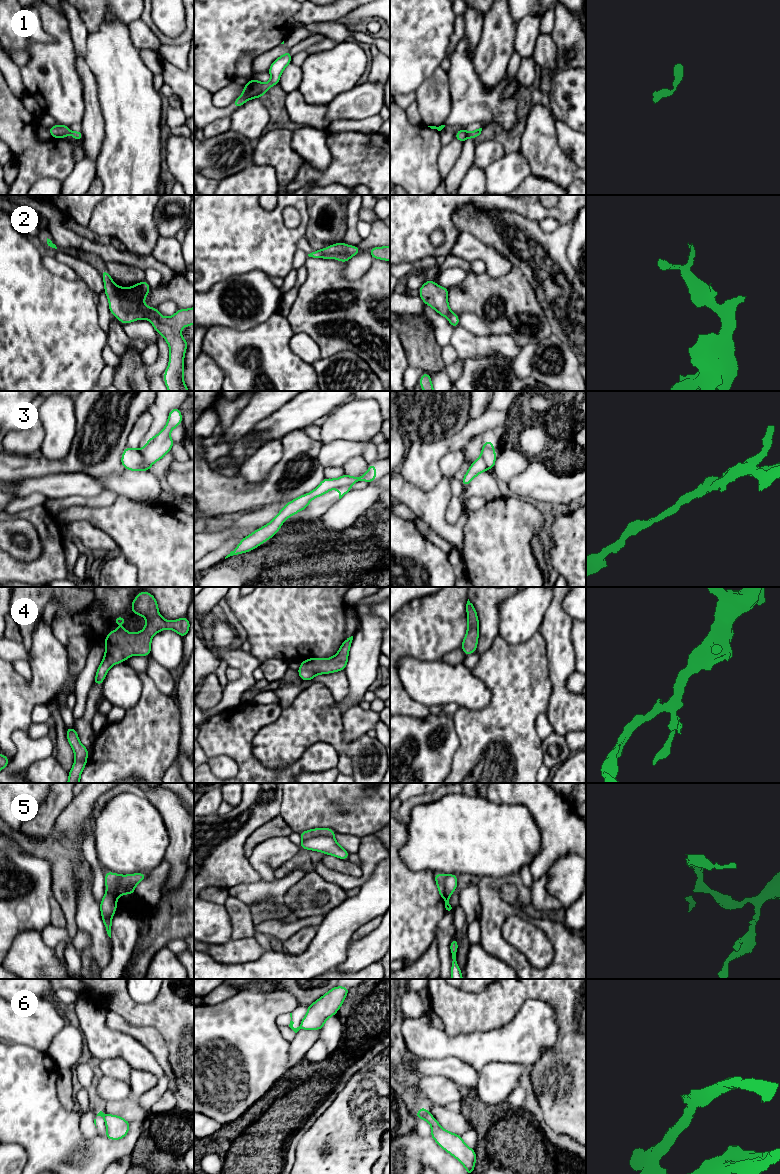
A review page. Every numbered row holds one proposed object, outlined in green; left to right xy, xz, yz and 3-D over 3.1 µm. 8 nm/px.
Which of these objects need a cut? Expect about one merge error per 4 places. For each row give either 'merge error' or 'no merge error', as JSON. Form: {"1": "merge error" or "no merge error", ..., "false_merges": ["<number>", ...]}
{"1": "no merge error", "2": "no merge error", "3": "merge error", "4": "no merge error", "5": "merge error", "6": "merge error", "false_merges": ["3", "5", "6"]}

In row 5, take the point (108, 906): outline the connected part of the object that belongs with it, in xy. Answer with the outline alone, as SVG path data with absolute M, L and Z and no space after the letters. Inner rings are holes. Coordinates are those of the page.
M135 873L129 875L122 875L120 880L116 883L114 890L107 889L105 895L100 902L101 916L105 925L108 936L111 938L112 916L117 910L117 894L116 891L120 887L136 887L138 883L147 878L146 873Z

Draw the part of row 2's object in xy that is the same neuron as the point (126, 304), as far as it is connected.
M102 270L101 275L105 285L104 292L109 300L109 310L112 315L116 316L120 322L125 325L139 319L149 320L158 334L161 334L166 340L170 348L169 365L164 373L164 381L169 391L190 391L184 385L184 355L189 342L185 341L181 336L181 329L194 324L194 307L189 309L178 309L171 316L164 318L158 311L157 307L150 308L143 303L143 300L148 296L151 289L149 284L143 280L129 288L117 286L112 280L107 270Z

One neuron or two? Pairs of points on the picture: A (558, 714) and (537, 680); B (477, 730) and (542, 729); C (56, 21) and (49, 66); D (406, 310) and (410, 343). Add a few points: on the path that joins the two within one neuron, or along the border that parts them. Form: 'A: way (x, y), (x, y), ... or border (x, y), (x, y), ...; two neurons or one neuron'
A: border (549, 676), (551, 691), (549, 706), (545, 712); two neurons
B: border (545, 712), (534, 722), (535, 732), (542, 740); two neurons
C: way (59, 32), (59, 55); one neuron
D: border (400, 315), (424, 315), (430, 321); two neurons

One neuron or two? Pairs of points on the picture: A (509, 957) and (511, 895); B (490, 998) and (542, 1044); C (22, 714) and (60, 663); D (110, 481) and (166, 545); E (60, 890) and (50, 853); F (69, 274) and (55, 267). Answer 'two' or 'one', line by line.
A: two
B: two
C: one
D: two
E: one
F: one

